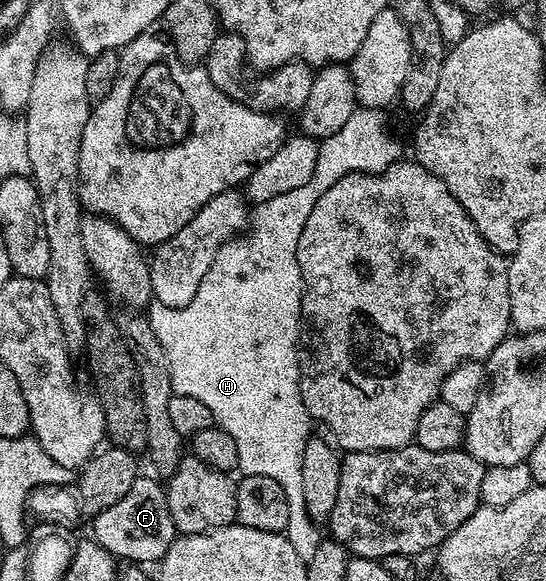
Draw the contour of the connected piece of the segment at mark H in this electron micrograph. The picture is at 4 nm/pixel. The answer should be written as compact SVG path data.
M356 107L349 122L345 122L345 126L341 126L341 130L337 130L337 134L329 134L329 138L325 138L319 144L315 173L309 182L305 182L305 186L297 186L297 190L289 190L289 194L277 194L277 198L269 198L263 204L254 205L249 216L249 231L246 234L239 234L226 240L221 246L221 250L217 250L217 258L213 258L213 266L209 266L209 274L205 274L201 286L197 286L197 294L193 294L193 302L189 302L189 306L174 308L155 302L145 312L147 319L151 321L153 326L153 334L157 334L157 338L161 342L161 346L165 346L165 354L169 358L172 393L176 396L189 394L189 398L197 398L204 406L209 406L215 424L225 429L233 437L233 442L237 442L238 471L243 476L273 478L273 482L277 482L280 484L281 490L285 490L285 498L289 502L289 526L285 535L289 546L293 546L293 550L297 550L297 558L301 558L304 562L313 558L321 539L321 533L319 533L320 525L313 518L309 518L309 510L305 510L305 497L301 487L301 454L305 454L305 442L310 440L313 435L313 421L305 410L299 389L303 279L301 278L301 270L297 266L297 242L301 238L301 230L305 230L305 218L309 218L309 210L313 210L317 198L321 198L321 194L325 194L325 190L329 190L329 186L333 186L333 182L345 178L351 172L384 172L386 168L400 159L399 144L387 133L387 120L383 115L384 113L377 108Z

